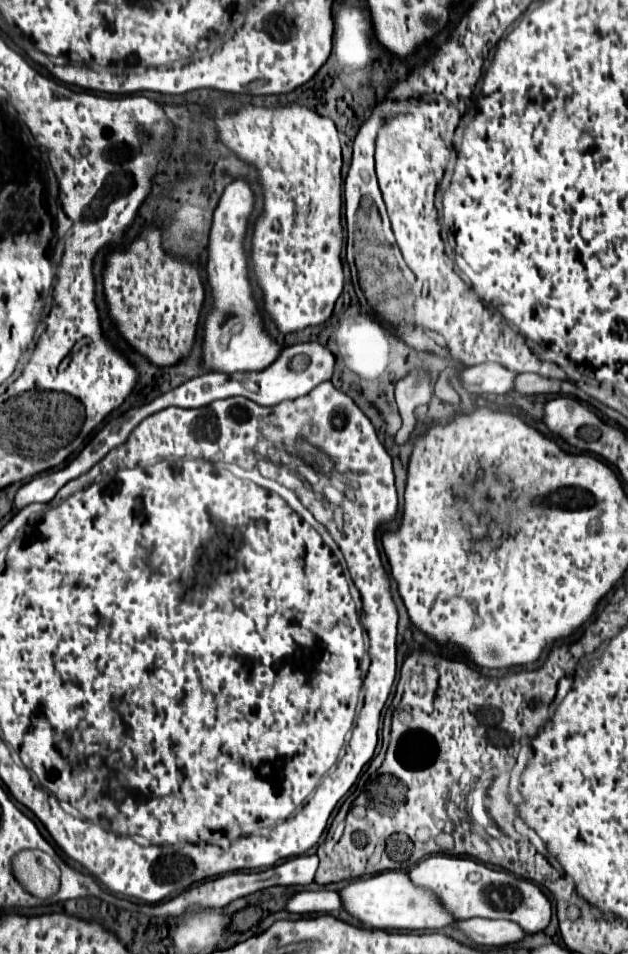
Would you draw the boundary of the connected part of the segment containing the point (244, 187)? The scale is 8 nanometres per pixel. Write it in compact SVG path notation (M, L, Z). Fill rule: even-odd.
M237 179L225 187L219 205L213 215L213 227L209 233L209 259L207 281L213 295L213 305L203 323L203 359L205 371L213 373L245 373L263 371L277 359L281 347L263 331L261 317L251 297L251 285L247 279L247 261L243 251L245 223L253 211L253 191L247 181Z

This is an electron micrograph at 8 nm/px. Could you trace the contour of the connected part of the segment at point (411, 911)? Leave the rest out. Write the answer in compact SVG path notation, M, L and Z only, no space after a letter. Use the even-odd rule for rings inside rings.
M383 871L373 877L361 877L337 891L343 901L343 909L359 919L369 929L393 929L393 931L419 931L419 929L443 929L455 919L445 913L437 903L437 897L423 887L413 887L403 871Z

